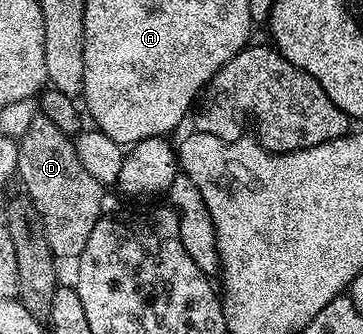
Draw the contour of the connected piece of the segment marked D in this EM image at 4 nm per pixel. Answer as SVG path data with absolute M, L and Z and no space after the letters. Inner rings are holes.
M39 113L32 119L29 130L18 139L16 174L18 181L24 185L23 193L31 198L42 220L53 255L60 260L79 259L80 253L86 248L90 232L94 232L94 224L98 224L105 209L106 190L98 180L94 180L94 176L90 176L90 172L86 172L86 168L82 168L82 160L78 160L73 139L66 136L49 117Z

